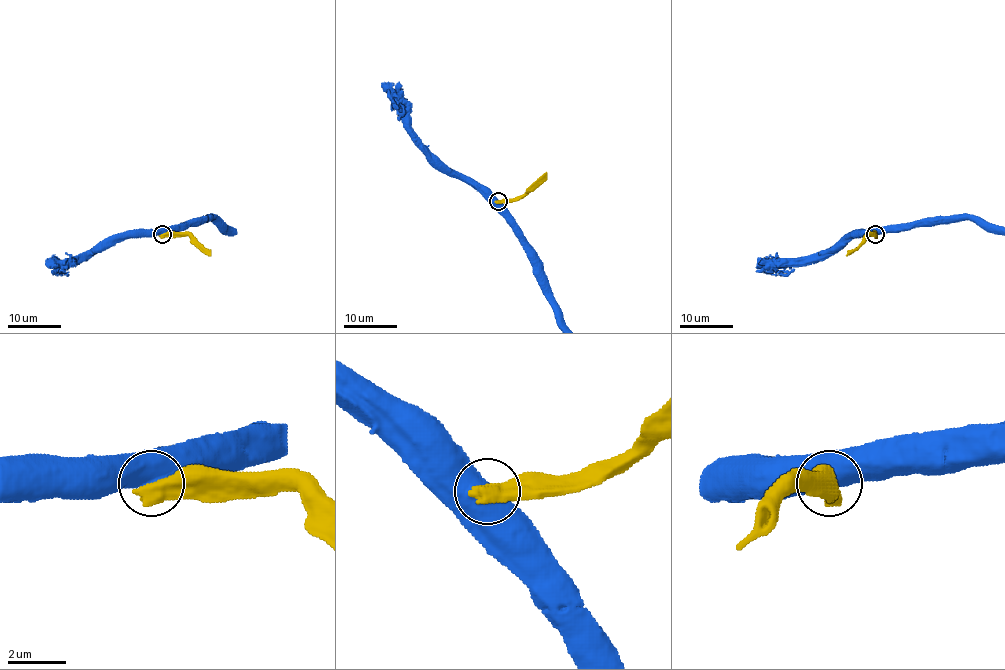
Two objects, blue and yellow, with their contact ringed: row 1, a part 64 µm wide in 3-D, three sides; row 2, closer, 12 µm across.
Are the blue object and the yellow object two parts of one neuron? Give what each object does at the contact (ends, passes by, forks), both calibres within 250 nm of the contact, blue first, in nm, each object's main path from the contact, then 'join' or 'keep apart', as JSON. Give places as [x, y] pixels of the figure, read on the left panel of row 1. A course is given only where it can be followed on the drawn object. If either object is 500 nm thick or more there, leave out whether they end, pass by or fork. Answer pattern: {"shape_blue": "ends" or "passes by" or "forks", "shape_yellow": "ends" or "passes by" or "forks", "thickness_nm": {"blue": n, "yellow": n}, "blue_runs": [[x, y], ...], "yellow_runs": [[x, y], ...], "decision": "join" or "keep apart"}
{"thickness_nm": {"blue": 750, "yellow": 650}, "yellow_runs": [[161, 234], [187, 234], [211, 255]], "decision": "keep apart"}

